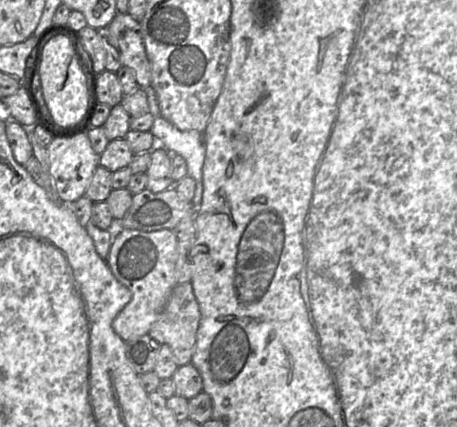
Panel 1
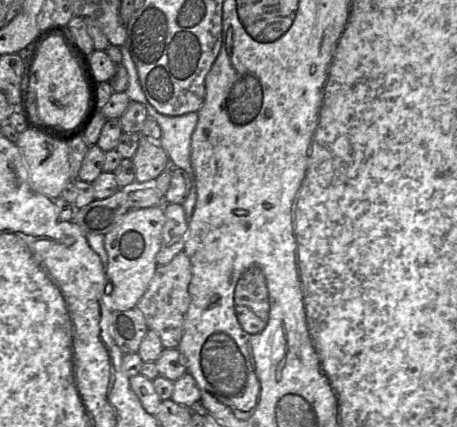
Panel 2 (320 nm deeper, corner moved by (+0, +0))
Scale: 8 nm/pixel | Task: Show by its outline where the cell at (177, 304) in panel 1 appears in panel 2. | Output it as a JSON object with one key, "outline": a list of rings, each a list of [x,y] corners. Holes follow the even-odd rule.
{"outline":[[[182,251],[168,264],[157,267],[147,290],[135,307],[142,312],[149,330],[153,330],[159,335],[163,349],[174,349],[179,346],[186,312],[190,305],[191,279],[191,263],[185,252]]]}

